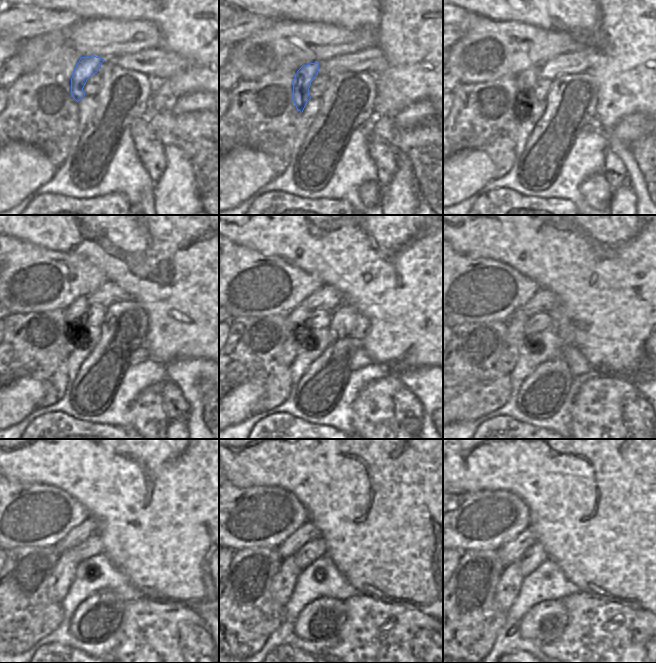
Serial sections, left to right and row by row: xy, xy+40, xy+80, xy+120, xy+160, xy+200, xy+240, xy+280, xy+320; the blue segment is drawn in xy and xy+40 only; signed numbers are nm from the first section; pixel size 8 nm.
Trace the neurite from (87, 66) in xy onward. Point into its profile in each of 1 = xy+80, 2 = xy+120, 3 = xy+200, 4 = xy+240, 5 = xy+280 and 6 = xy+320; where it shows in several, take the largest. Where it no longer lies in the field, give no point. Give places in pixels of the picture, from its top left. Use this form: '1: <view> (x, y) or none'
1: xy+80 (525, 94)
2: xy+120 (76, 331)
3: xy+200 (516, 339)
4: xy+240 (60, 581)
5: xy+280 (283, 584)
6: xy+320 (507, 589)

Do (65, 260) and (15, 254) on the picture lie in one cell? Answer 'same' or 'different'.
same

